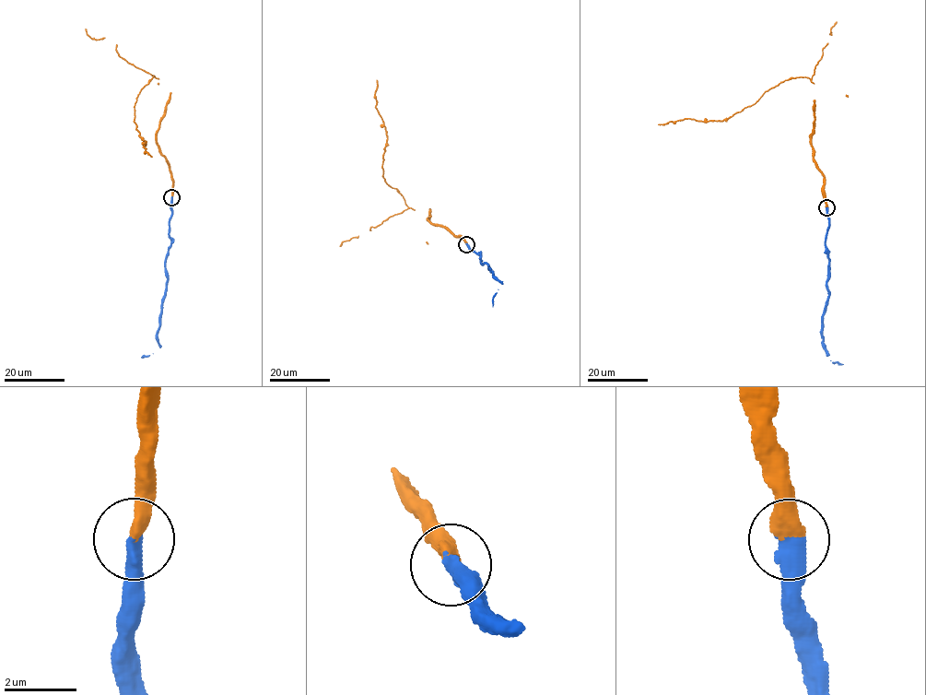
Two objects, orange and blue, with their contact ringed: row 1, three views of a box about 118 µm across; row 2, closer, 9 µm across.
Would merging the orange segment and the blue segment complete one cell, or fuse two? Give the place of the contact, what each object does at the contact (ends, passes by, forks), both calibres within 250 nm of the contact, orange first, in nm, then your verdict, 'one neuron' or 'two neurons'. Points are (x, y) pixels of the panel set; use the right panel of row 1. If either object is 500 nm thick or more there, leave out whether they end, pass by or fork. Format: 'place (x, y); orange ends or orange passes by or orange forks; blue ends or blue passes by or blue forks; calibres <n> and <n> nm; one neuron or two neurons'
place (826, 207); calibres 440 and 500 nm; one neuron

